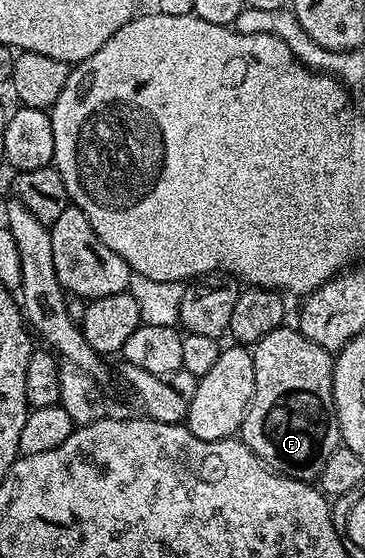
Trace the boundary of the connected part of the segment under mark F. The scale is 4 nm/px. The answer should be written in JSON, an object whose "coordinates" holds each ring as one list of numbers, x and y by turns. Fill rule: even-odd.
{"coordinates":[[293,326,263,334,251,351,255,362,255,390,241,423,239,439,267,467,282,476,316,481,323,462,331,458,336,448,342,447,333,401,334,357]]}

